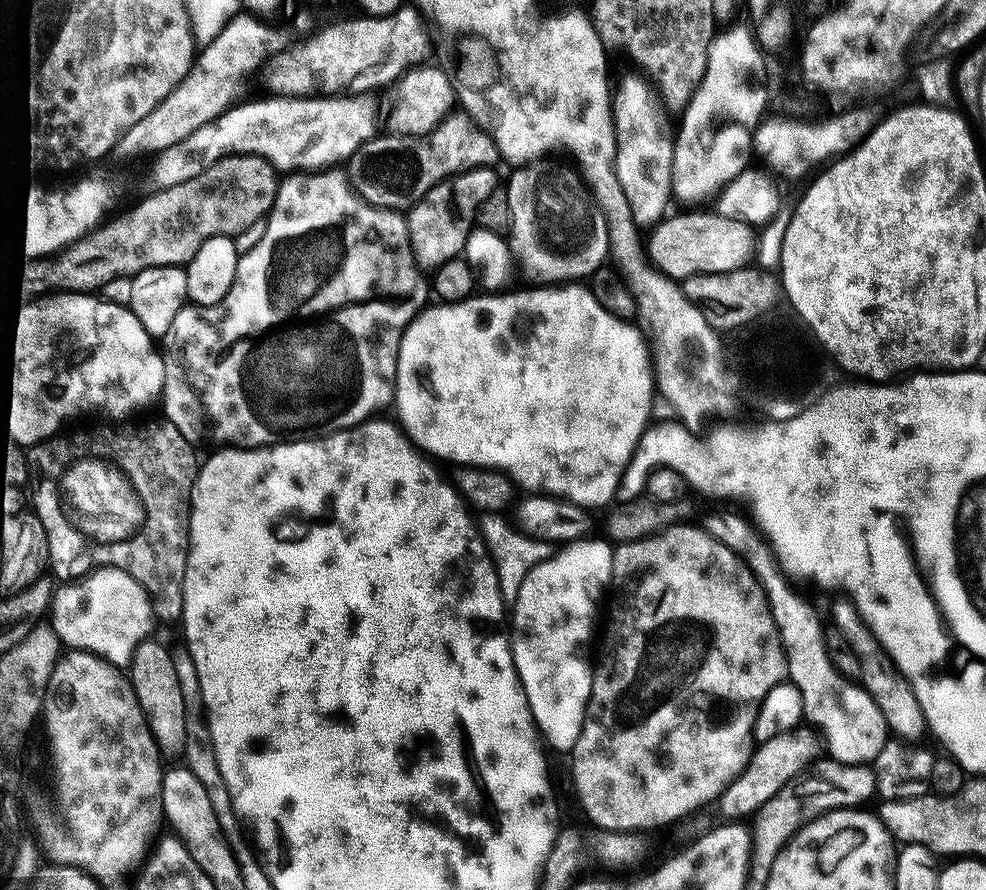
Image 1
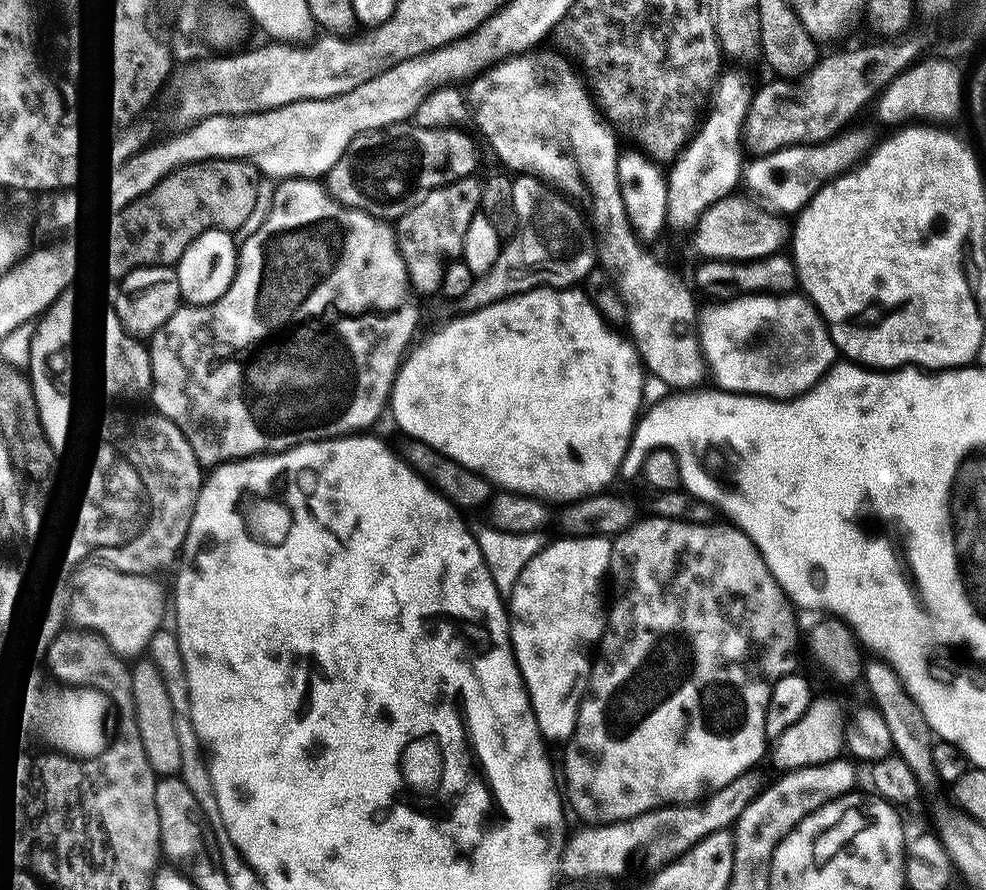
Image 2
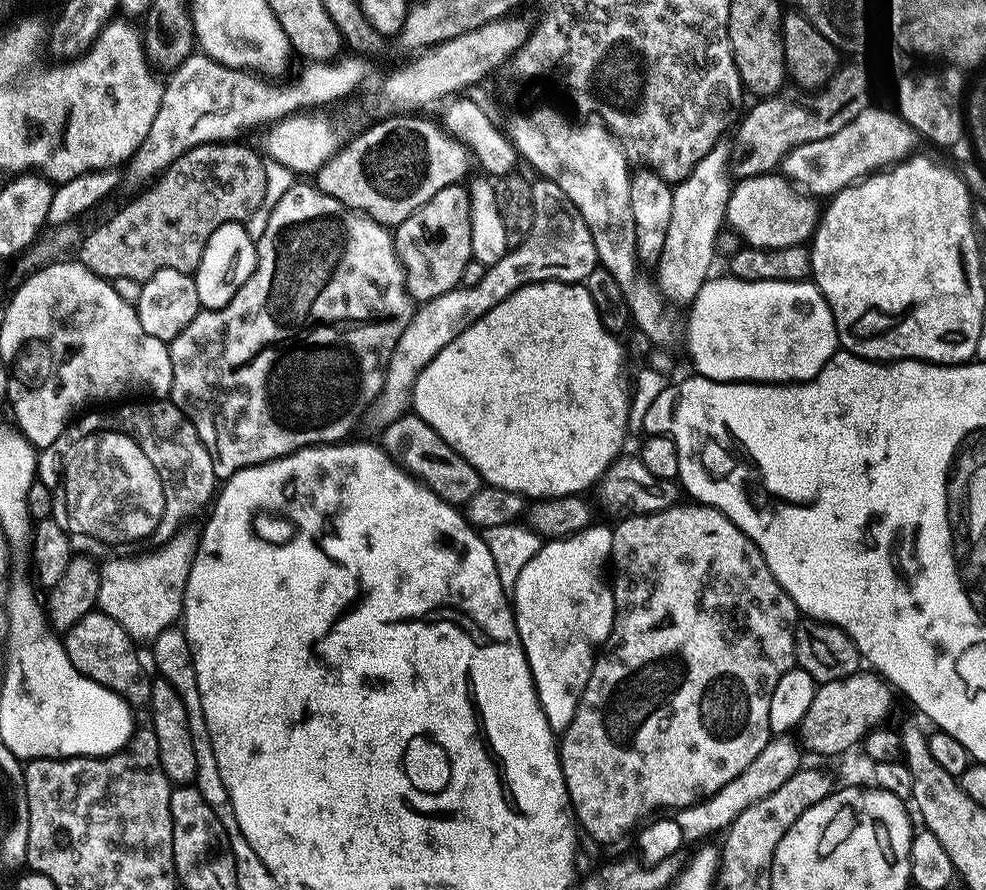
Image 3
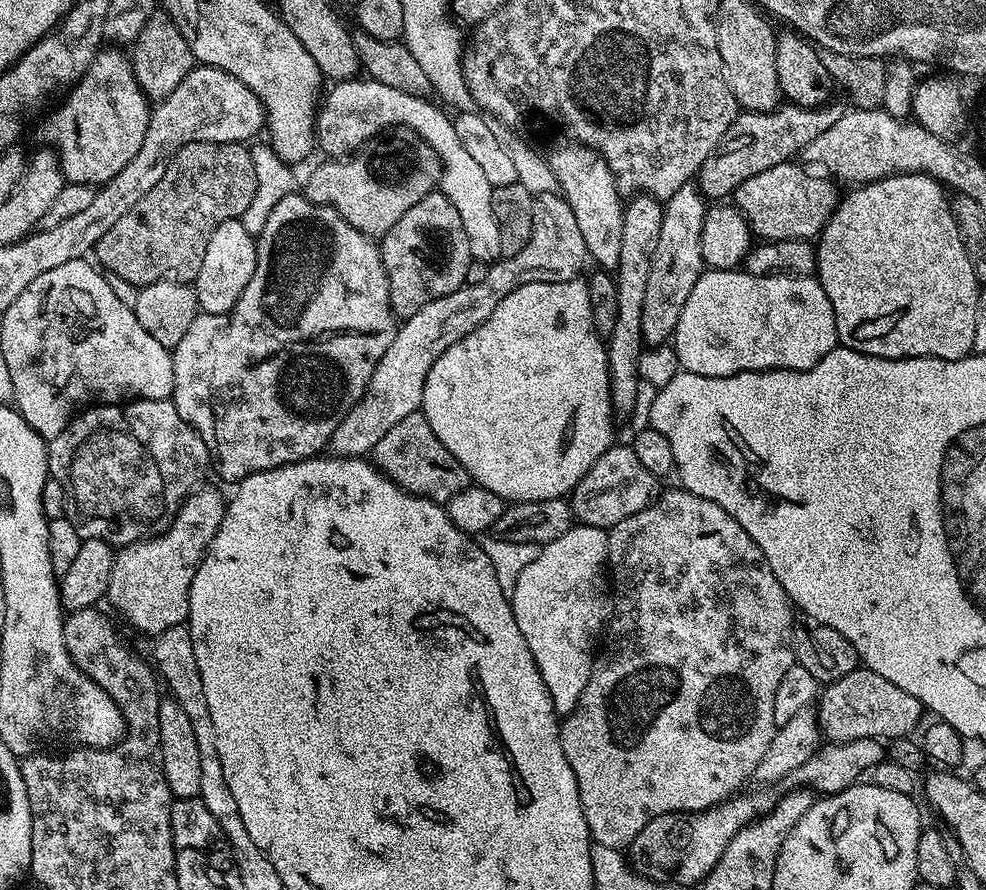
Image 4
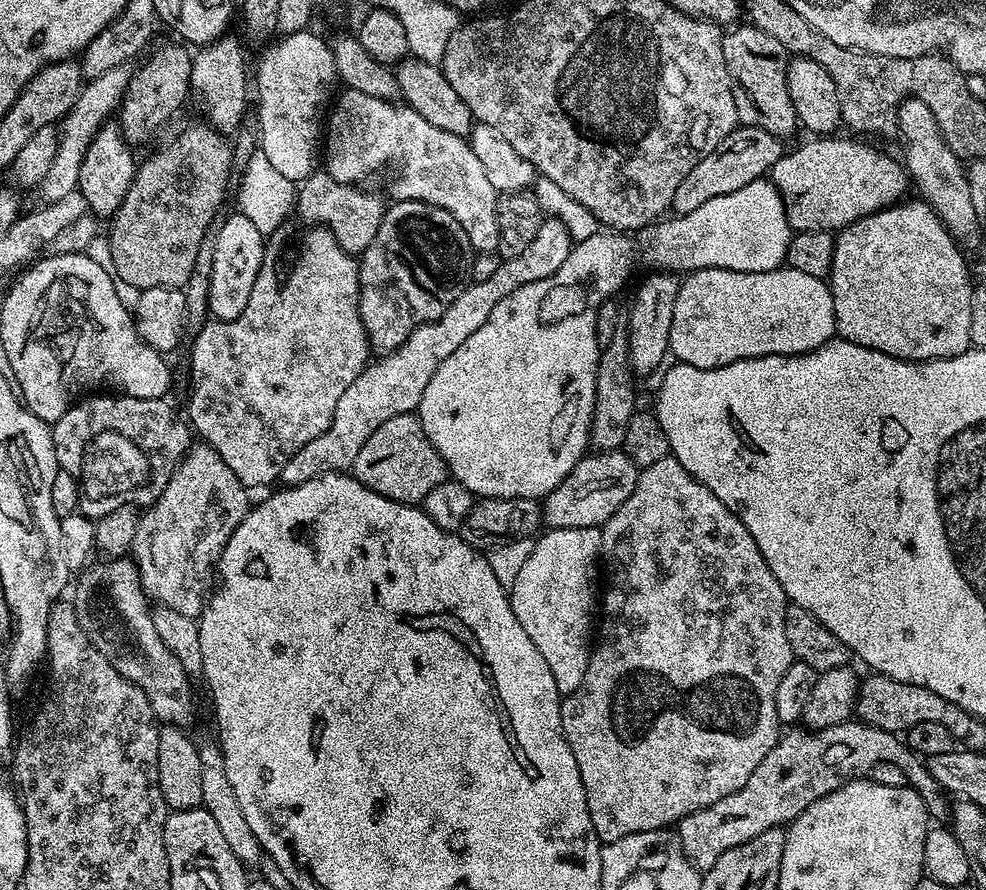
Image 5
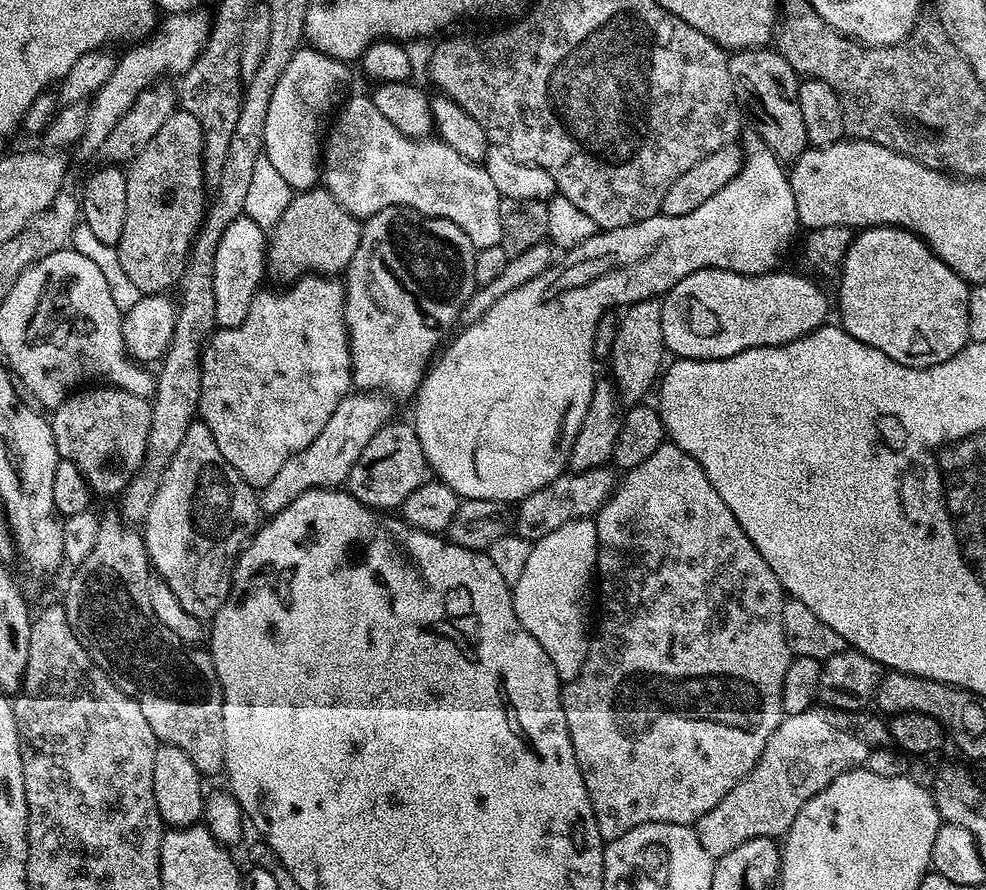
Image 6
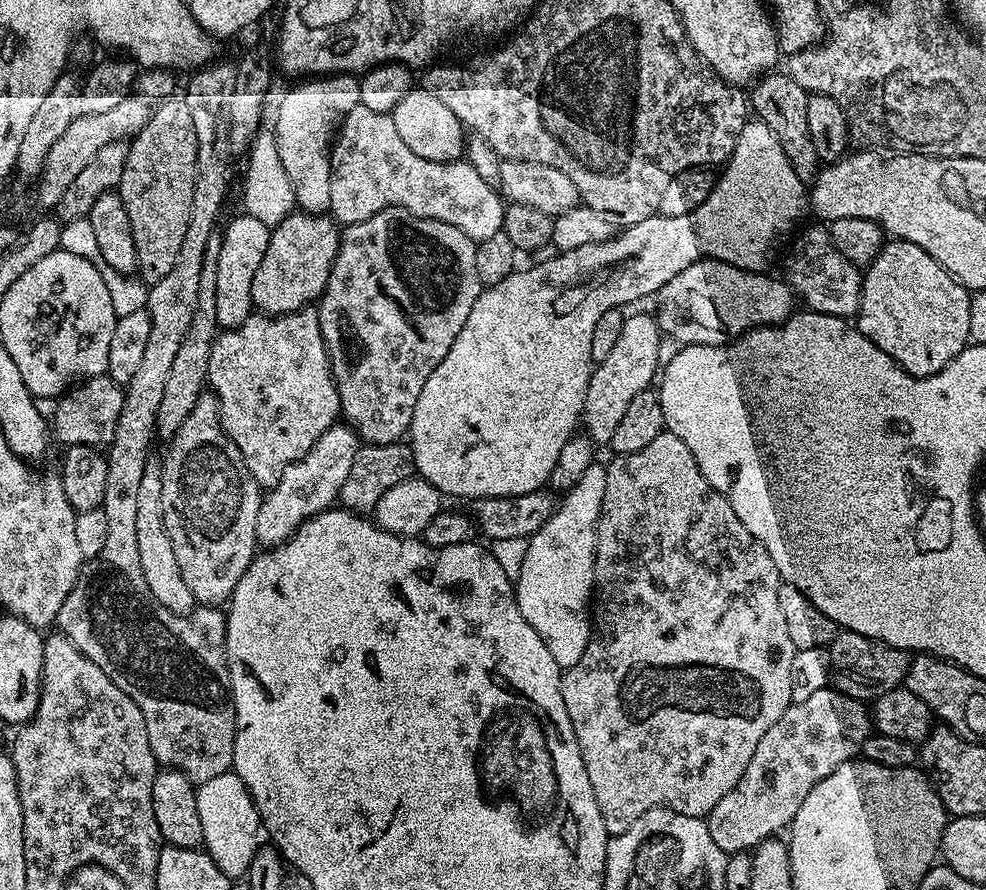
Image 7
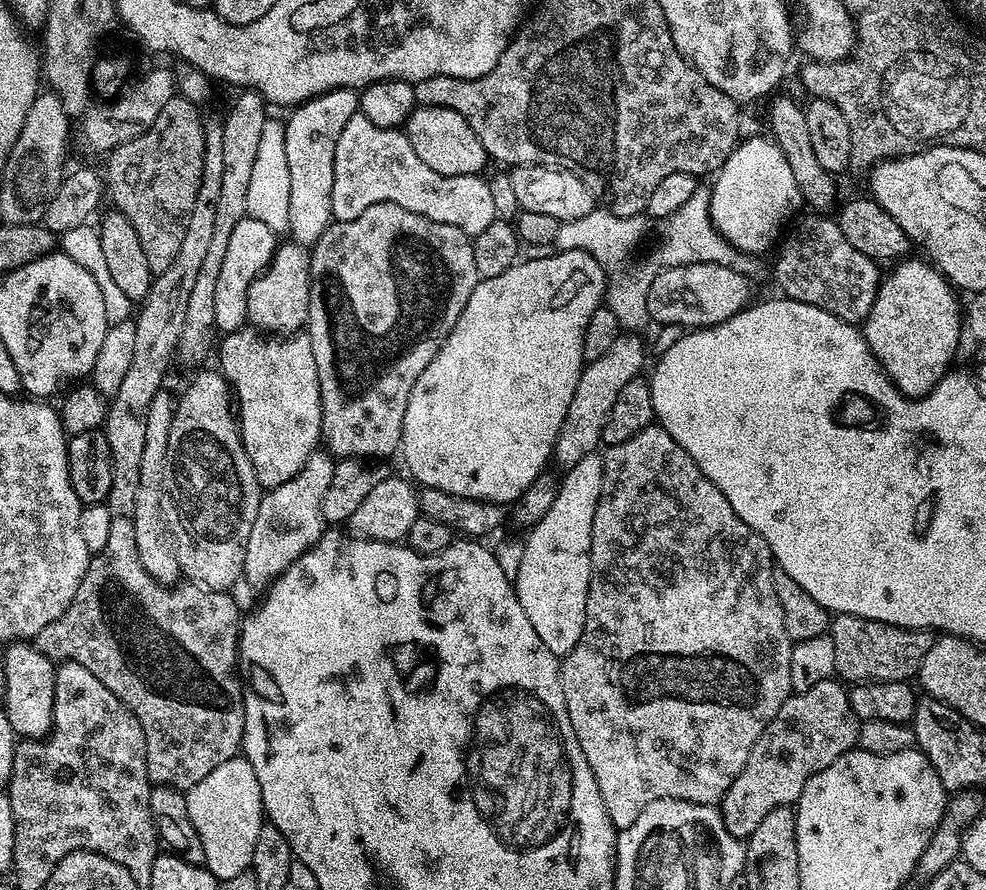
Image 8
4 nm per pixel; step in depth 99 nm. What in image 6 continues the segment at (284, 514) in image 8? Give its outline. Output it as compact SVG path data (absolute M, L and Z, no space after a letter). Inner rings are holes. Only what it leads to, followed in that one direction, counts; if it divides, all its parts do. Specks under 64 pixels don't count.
M363 390L344 396L342 402L338 402L338 410L330 414L330 422L326 422L322 434L318 434L318 438L314 438L314 442L306 446L306 450L291 456L279 468L278 474L274 474L270 483L259 489L261 513L268 518L277 516L282 510L286 510L286 506L290 506L290 502L294 502L294 498L312 488L335 488L343 485L354 462L358 462L358 454L366 450L366 442L370 442L376 431L389 423L390 408L387 403L389 401L383 395Z

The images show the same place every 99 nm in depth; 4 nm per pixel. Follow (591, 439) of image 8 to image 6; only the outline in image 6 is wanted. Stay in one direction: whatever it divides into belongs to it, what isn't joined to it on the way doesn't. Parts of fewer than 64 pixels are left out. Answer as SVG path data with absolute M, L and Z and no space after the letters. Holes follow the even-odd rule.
M640 300L623 309L616 326L616 337L610 357L612 373L610 379L616 385L616 395L625 405L632 406L645 399L648 391L653 391L662 369L665 367L666 349L662 338L661 301ZM661 367L661 368L660 368ZM657 375L657 376L656 376ZM653 383L653 384L652 384Z

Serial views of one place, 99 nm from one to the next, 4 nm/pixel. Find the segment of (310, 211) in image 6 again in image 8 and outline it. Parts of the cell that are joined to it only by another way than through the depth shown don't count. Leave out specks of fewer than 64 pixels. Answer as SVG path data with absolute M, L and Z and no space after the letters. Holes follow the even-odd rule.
M297 242L281 243L264 273L255 280L246 294L247 323L265 334L296 334L307 325L312 293L312 257L309 249Z

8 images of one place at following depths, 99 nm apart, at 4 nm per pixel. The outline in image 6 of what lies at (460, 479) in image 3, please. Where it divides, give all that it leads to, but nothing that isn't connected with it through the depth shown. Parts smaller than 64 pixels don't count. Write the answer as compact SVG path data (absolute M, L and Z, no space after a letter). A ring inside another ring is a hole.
M389 422L376 431L374 438L366 442L366 450L358 454L358 462L354 462L346 481L346 491L367 508L396 510L424 484L429 472L428 459L422 454L422 442L418 442L415 427L411 423Z

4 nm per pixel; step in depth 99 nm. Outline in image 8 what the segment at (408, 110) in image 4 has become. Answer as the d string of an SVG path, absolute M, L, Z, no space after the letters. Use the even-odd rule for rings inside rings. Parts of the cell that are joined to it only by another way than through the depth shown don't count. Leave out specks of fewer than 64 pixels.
M358 110L346 122L338 138L338 150L334 150L332 214L336 220L349 220L358 218L358 214L378 202L394 202L414 210L414 214L434 218L434 222L458 226L458 230L475 238L498 218L496 196L483 178L480 174L460 177L438 174L418 158L403 131L376 126Z

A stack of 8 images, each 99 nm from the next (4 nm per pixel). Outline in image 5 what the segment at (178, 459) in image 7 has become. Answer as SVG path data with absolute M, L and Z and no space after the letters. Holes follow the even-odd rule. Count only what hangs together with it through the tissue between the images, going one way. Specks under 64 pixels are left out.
M207 442L196 443L185 452L164 488L159 489L157 496L160 497L148 509L140 512L138 530L130 549L131 559L136 561L136 569L140 571L140 584L145 593L157 605L178 610L178 614L193 618L199 617L204 611L222 550L226 542L230 542L230 534L238 530L250 507L249 489L236 477L234 470L230 470L230 466L222 462L220 455Z

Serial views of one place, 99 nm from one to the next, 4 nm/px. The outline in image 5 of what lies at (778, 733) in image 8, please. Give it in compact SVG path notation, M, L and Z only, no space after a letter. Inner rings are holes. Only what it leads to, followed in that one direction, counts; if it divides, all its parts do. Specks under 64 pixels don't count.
M849 718L841 724L815 730L792 731L796 730L785 731L770 754L758 762L754 774L746 778L746 786L734 794L726 794L726 798L714 802L714 806L698 810L680 821L680 847L697 868L706 870L714 866L726 850L734 850L734 846L750 842L750 838L758 838L758 834L766 834L766 830L791 824L802 810L818 802L818 798L838 790L849 780L867 777L878 762L894 762L894 766L906 774L911 788L920 795L933 821L951 821L949 797L940 784L934 782L927 763L897 733L875 728L859 718Z

